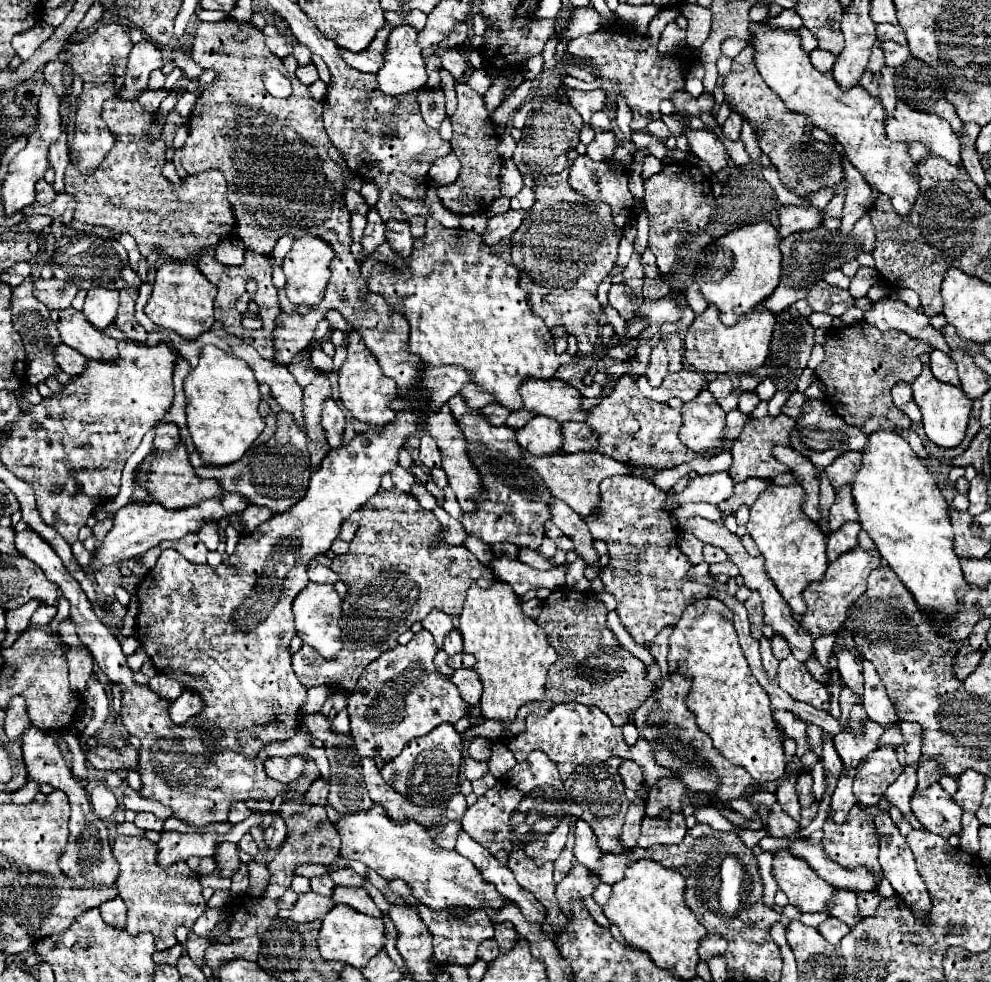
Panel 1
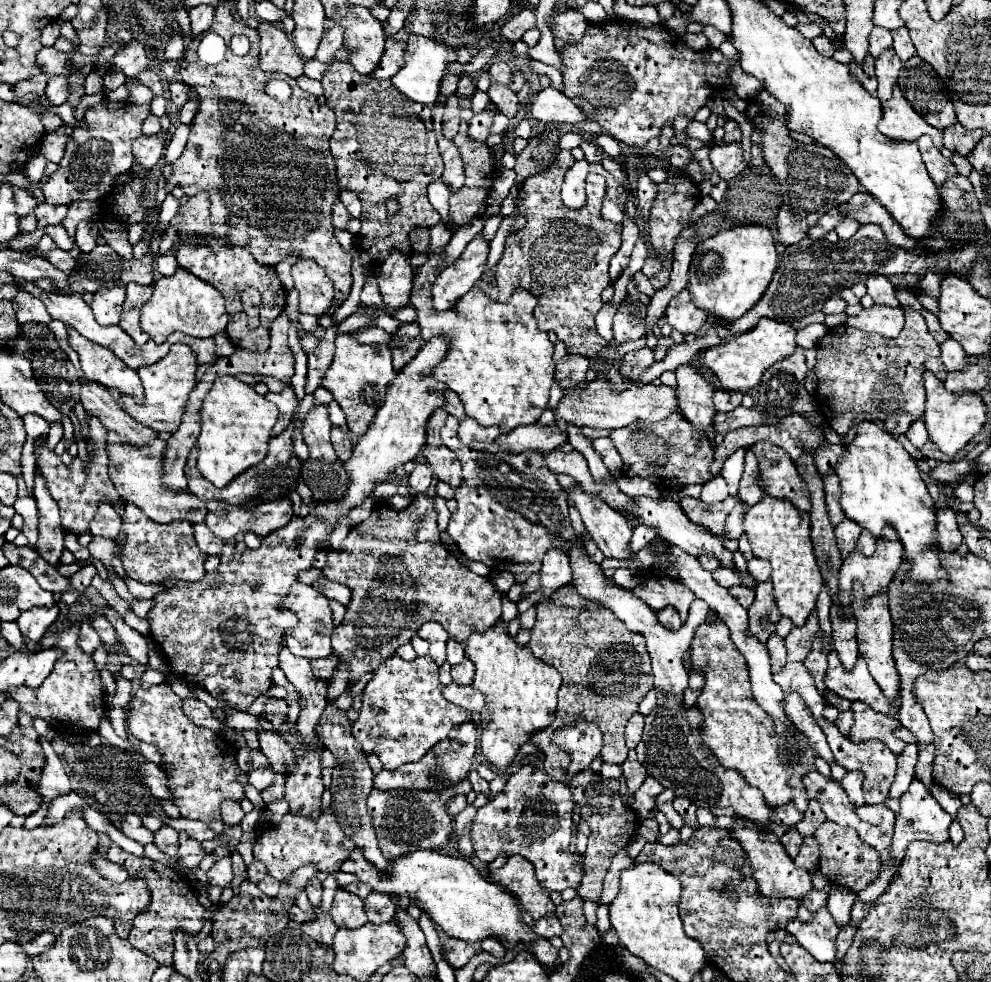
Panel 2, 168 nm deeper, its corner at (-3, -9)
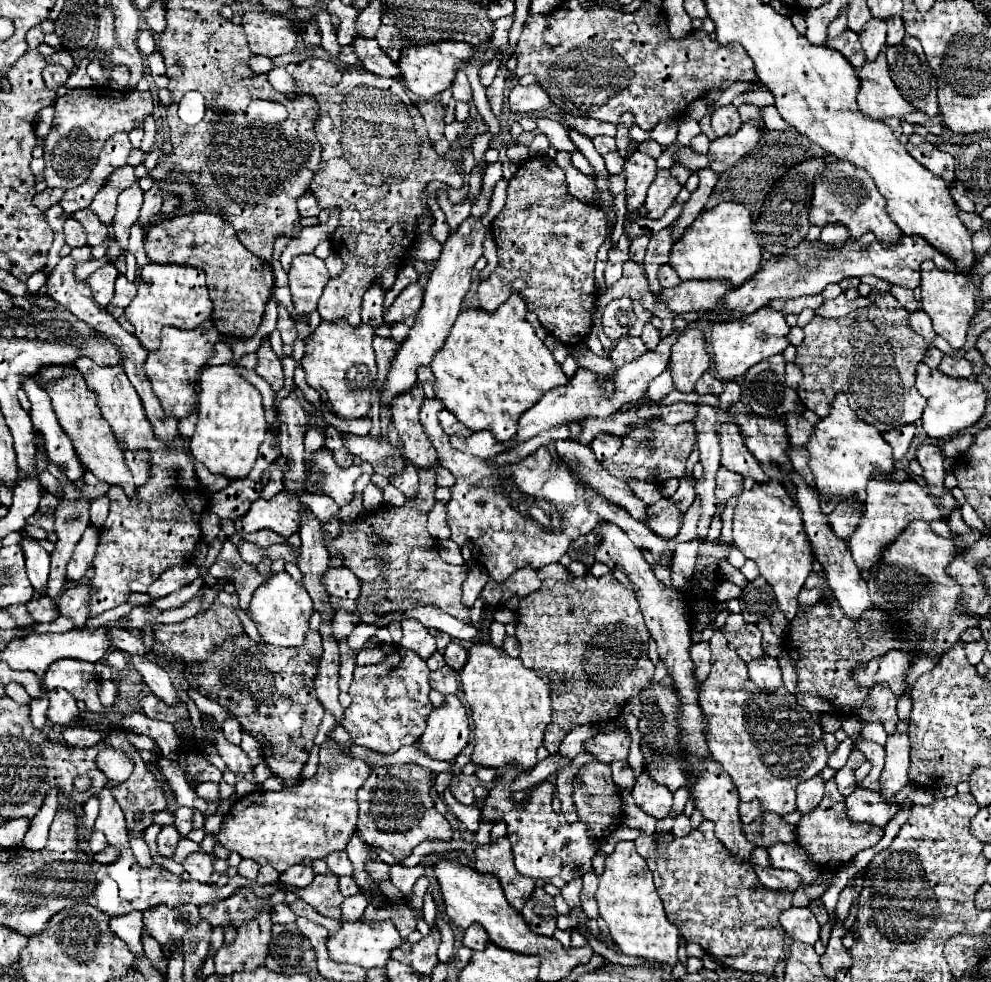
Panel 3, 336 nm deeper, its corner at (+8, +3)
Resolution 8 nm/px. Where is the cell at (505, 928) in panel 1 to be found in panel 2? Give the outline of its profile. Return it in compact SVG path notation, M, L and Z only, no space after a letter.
M484 938L484 940L482 940L482 950L488 952L488 954L492 954L492 956L498 958L498 960L502 960L504 954L506 954L504 946L502 946L500 940L496 940L496 938Z

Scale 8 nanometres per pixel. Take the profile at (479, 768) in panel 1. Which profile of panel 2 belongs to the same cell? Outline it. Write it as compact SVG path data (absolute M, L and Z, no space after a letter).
M464 778L464 782L458 782L456 786L450 786L448 790L438 792L430 792L430 790L388 790L388 792L380 792L380 790L372 790L368 796L368 814L372 816L372 826L376 830L378 836L378 844L382 854L386 856L386 860L398 858L400 854L410 854L412 850L442 850L448 846L450 834L452 834L452 818L448 818L448 810L446 810L446 802L452 794L468 794L472 790L470 782Z

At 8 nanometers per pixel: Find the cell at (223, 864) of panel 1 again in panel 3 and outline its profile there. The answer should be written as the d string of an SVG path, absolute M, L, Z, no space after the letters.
M195 852L183 860L183 866L191 874L193 880L207 884L211 880L211 874L213 874L213 862L215 862L215 858L211 854Z

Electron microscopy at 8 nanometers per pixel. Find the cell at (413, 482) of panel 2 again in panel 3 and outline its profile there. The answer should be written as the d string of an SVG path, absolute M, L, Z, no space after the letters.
M411 462L405 464L405 468L399 474L391 476L391 484L395 484L407 498L413 498L417 494L417 480L419 480L419 468Z

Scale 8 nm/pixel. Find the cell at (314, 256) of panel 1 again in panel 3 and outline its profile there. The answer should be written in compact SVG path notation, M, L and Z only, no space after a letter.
M299 254L293 258L289 268L289 288L299 314L311 314L317 308L329 279L325 262L315 254Z

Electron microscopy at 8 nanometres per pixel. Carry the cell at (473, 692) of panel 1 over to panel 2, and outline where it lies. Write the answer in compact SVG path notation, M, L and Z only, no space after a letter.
M452 682L442 688L442 696L448 702L452 702L464 710L470 710L470 712L480 712L484 708L484 696L478 690L474 690L472 686L460 686L460 684Z

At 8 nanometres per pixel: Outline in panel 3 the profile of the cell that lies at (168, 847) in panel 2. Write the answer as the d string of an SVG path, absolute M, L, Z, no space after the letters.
M163 826L157 836L157 846L161 856L171 856L175 852L175 846L181 836L177 836L177 830L173 826Z

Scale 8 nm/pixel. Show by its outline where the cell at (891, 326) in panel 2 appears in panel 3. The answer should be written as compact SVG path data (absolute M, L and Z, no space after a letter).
M839 296L839 298L835 298L835 300L825 300L817 310L815 310L815 314L819 314L819 316L825 316L825 318L839 318L839 316L847 316L851 310L855 310L855 308L861 308L861 306L869 306L871 302L867 300L867 298L863 298L863 296L859 296L859 298L855 298L855 300L845 300L845 296Z

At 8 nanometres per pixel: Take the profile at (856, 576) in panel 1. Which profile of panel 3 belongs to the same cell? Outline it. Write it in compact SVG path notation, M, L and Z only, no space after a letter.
M869 482L867 486L867 500L865 500L865 520L859 524L855 534L847 540L847 546L853 554L853 560L859 570L871 570L879 560L881 554L897 540L897 536L915 520L921 518L925 522L941 520L941 510L929 496L925 488L917 482Z

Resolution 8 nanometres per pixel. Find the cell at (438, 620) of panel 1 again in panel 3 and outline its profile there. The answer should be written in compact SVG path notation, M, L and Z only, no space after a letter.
M409 618L409 620L403 620L401 626L403 626L401 646L417 652L423 660L427 660L437 650L435 638L431 636L431 632L419 620Z

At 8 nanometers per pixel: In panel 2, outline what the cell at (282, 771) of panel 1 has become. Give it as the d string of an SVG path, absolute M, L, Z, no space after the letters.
M256 768L256 770L252 770L252 772L248 774L248 782L250 782L256 790L268 788L268 786L272 784L272 780L274 780L274 772L268 770L268 768Z

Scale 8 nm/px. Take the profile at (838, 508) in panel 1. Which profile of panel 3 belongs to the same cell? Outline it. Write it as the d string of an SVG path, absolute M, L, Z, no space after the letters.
M789 448L789 458L791 458L791 462L793 462L793 470L795 470L799 476L803 476L805 482L807 482L813 490L817 490L817 488L815 488L815 476L813 476L813 472L811 472L811 468L809 468L809 452L807 452L805 448L803 448L803 450Z

